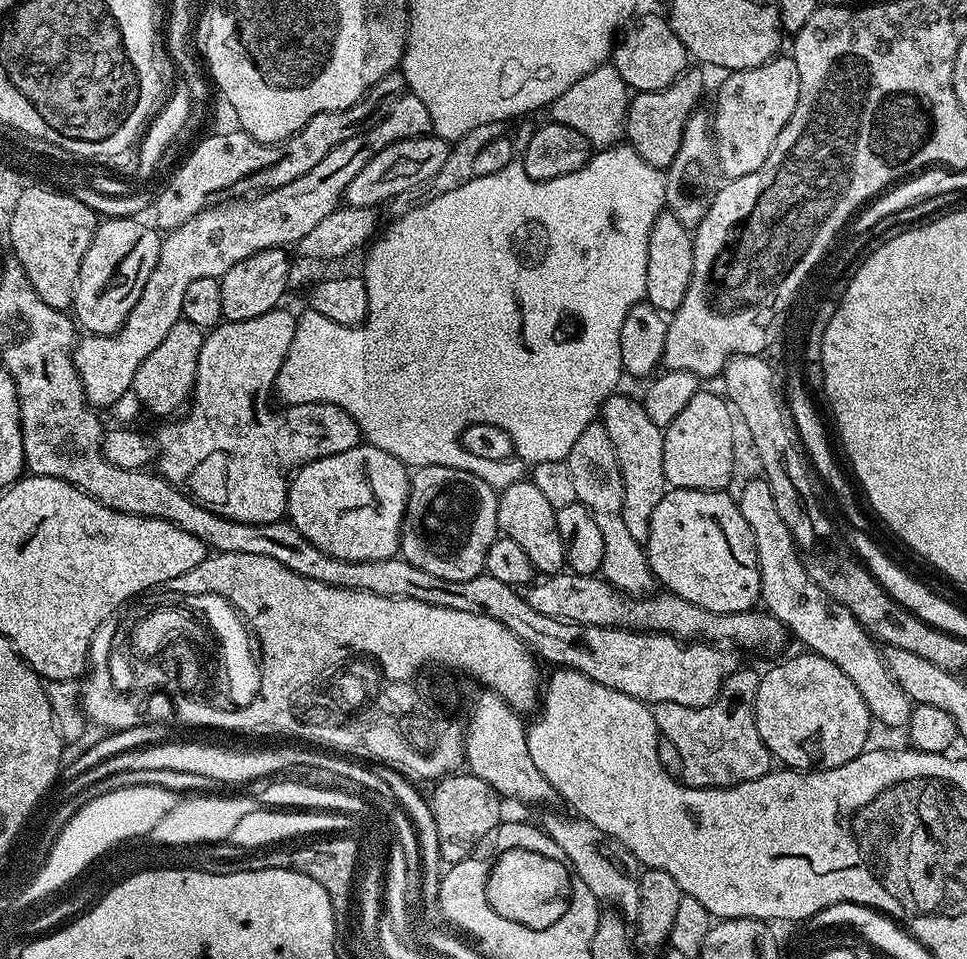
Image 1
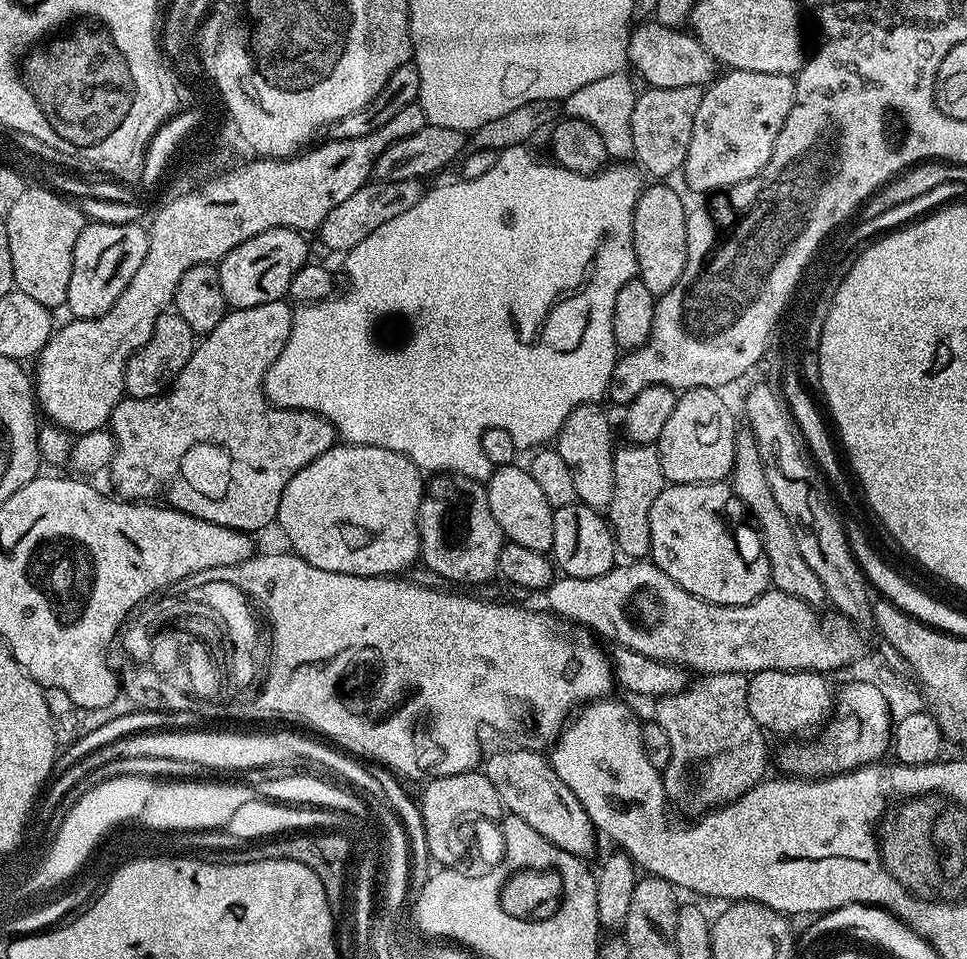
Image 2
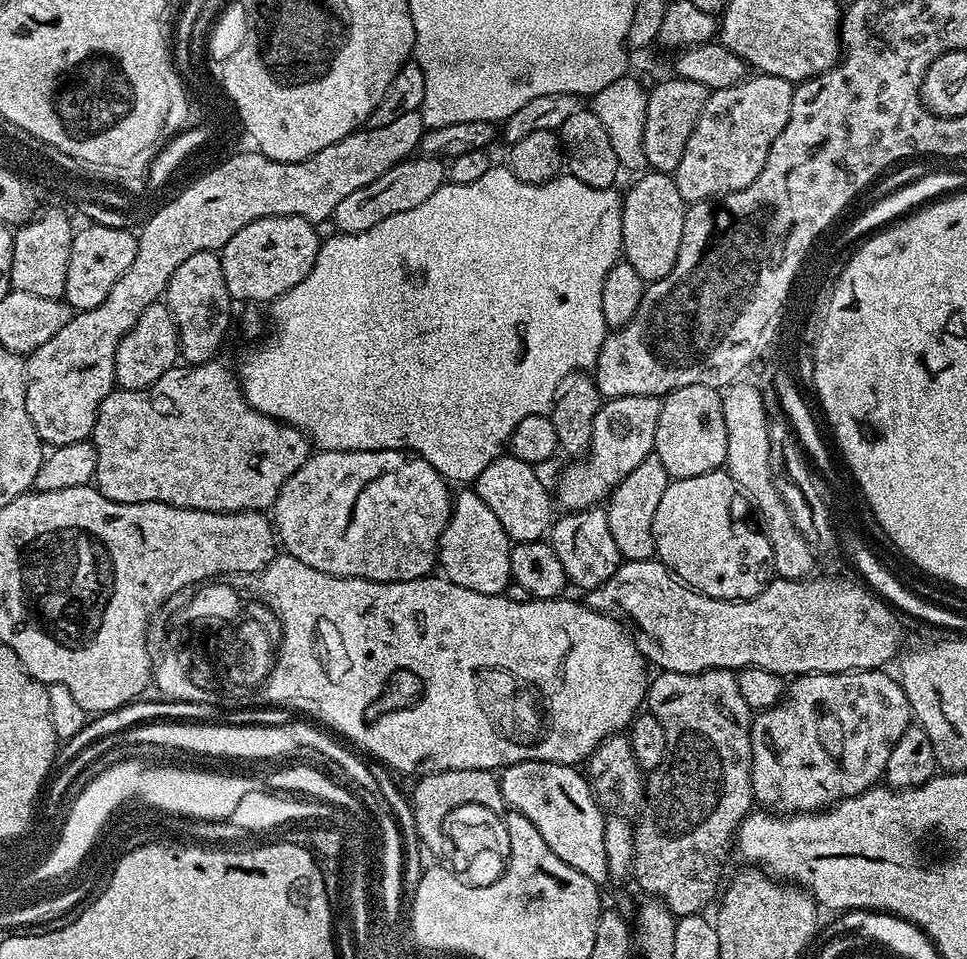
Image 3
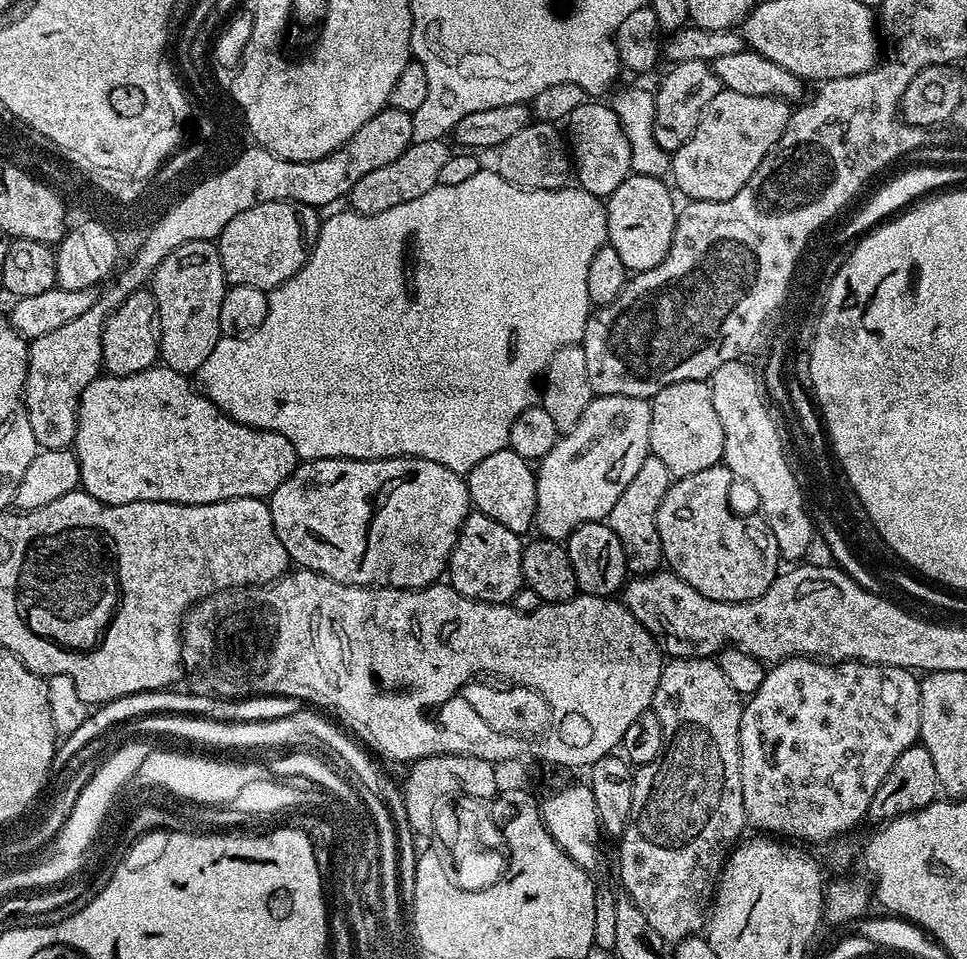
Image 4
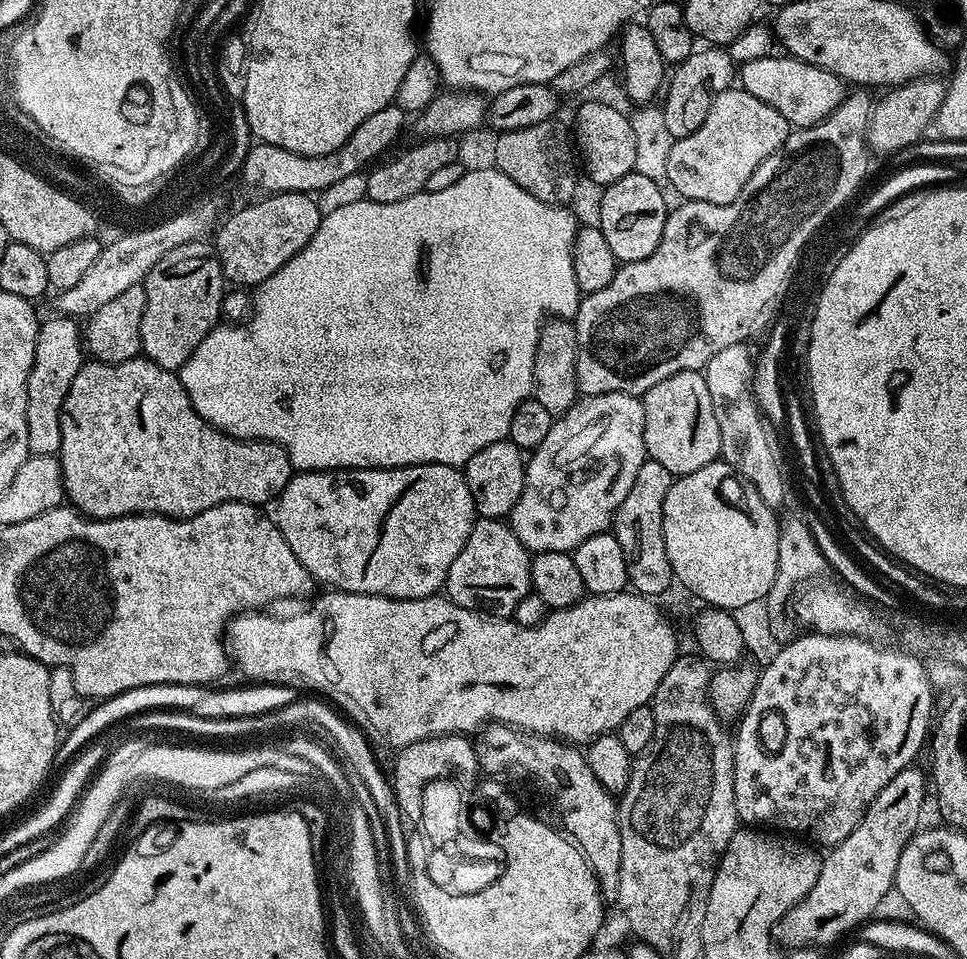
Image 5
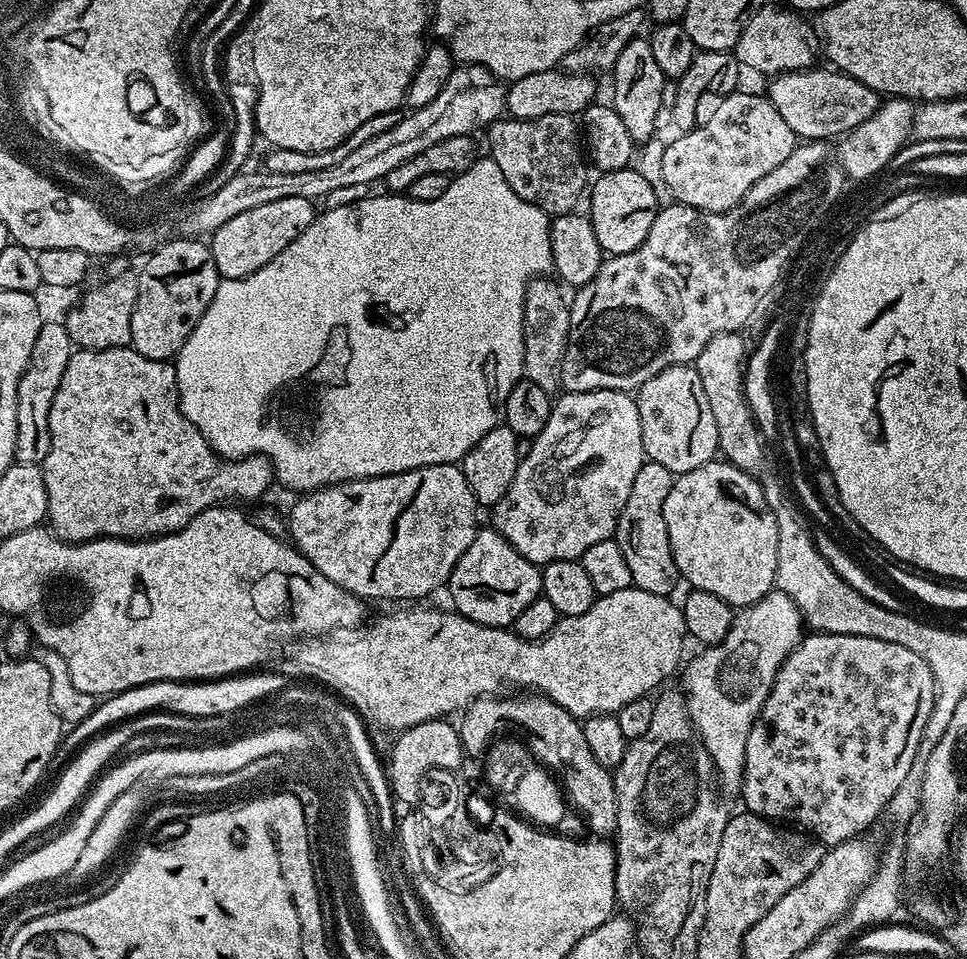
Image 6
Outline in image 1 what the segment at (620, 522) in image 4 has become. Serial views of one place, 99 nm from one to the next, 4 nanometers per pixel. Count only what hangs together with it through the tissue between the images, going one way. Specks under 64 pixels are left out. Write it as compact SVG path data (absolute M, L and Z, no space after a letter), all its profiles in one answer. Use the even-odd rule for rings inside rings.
M620 395L608 397L608 401L600 408L598 420L603 424L606 434L610 434L610 442L614 442L614 450L618 454L618 466L624 483L622 518L626 521L626 530L636 540L644 542L650 534L650 518L654 518L658 502L662 502L665 492L670 488L662 470L664 428L650 422L650 414L646 414L639 399L631 400L628 396Z

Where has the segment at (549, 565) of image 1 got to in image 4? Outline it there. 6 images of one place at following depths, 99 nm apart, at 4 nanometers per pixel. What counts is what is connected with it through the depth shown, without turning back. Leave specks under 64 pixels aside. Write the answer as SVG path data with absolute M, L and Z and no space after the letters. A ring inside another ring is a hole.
M512 448L498 450L498 454L489 454L482 458L474 470L466 474L468 482L468 499L475 511L486 514L486 518L494 518L494 522L502 522L506 530L524 534L536 523L536 473L533 465Z

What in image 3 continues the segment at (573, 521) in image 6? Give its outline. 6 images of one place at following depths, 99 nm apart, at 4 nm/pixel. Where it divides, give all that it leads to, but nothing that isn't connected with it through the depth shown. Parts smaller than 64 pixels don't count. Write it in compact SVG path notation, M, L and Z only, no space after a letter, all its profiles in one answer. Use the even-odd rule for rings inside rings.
M614 396L605 399L601 403L598 414L594 420L594 430L590 438L590 446L583 458L571 461L572 465L565 467L560 473L554 489L554 500L557 505L561 504L564 512L577 512L583 508L597 507L601 502L607 501L612 491L642 462L642 458L653 455L656 443L654 434L658 430L658 414L660 413L660 400L655 396Z

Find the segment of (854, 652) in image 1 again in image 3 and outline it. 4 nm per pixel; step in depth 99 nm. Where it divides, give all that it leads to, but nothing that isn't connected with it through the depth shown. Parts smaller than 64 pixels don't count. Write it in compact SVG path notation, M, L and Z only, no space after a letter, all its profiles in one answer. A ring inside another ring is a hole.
M736 382L723 393L722 414L726 422L726 471L736 483L737 489L744 492L756 503L760 511L760 524L764 537L774 550L774 572L781 580L806 580L817 571L816 555L810 550L806 538L790 518L786 502L778 494L770 474L770 430L768 408L764 405L765 393L755 383Z

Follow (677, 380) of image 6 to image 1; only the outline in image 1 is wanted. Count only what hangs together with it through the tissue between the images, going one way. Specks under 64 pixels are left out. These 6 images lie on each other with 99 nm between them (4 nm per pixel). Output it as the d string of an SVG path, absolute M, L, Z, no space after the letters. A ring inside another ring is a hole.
M701 390L682 406L678 418L664 428L664 445L662 446L662 470L672 488L689 488L703 492L718 492L727 489L732 480L732 471L736 468L736 432L732 429L734 412L729 401L719 391Z

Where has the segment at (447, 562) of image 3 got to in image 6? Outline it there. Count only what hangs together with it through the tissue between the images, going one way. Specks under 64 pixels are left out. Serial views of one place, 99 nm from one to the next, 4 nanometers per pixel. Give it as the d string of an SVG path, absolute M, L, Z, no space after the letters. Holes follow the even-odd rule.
M480 526L477 527L474 542L470 542L466 554L458 558L448 579L446 592L452 595L451 607L460 615L486 626L508 628L515 625L518 614L522 614L522 610L526 610L526 606L530 606L530 602L534 602L542 594L540 574L541 569L522 558L522 554L518 554L518 550L514 550L514 546L510 546L510 542L506 542L506 538L502 538L502 534L498 534L495 528Z

